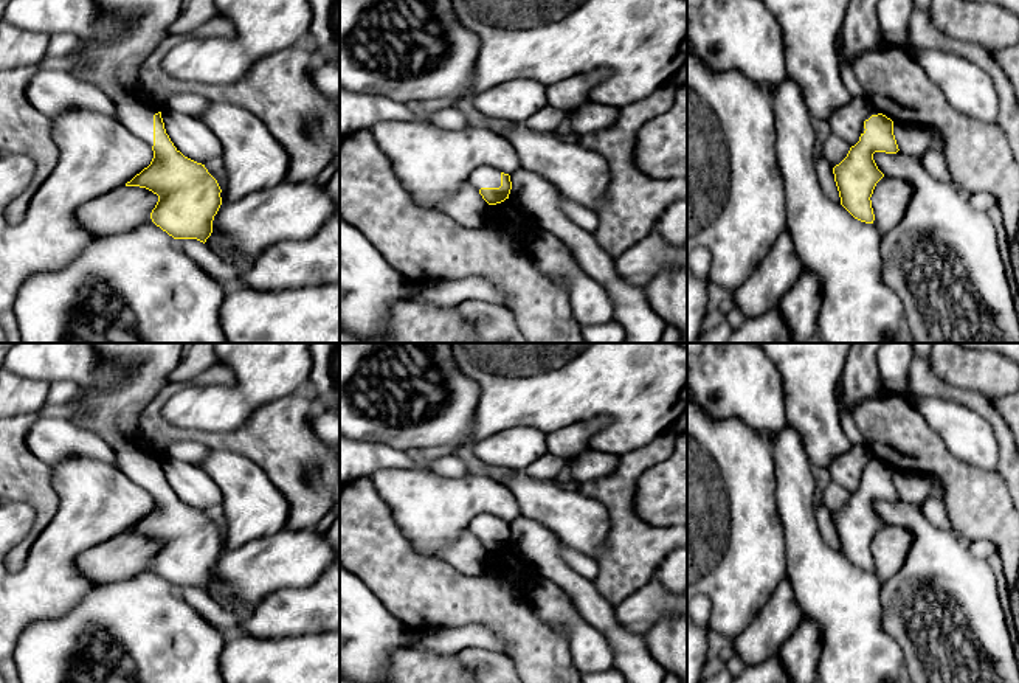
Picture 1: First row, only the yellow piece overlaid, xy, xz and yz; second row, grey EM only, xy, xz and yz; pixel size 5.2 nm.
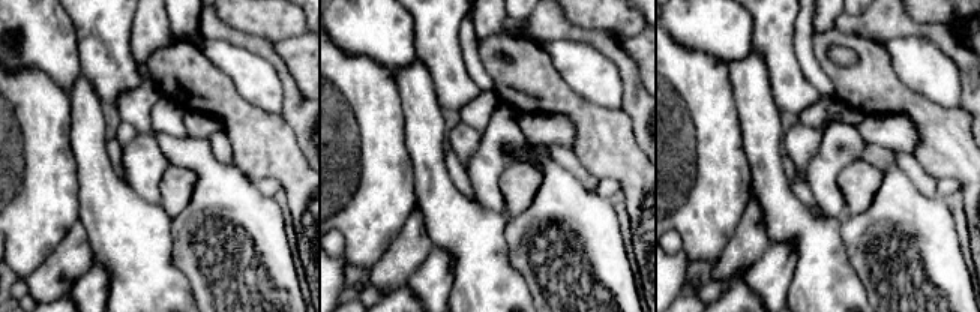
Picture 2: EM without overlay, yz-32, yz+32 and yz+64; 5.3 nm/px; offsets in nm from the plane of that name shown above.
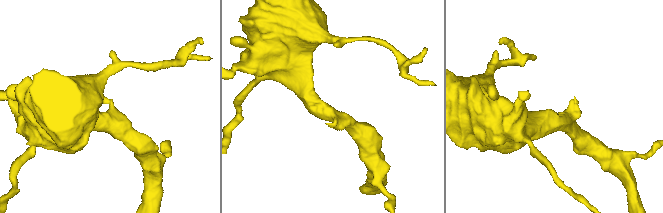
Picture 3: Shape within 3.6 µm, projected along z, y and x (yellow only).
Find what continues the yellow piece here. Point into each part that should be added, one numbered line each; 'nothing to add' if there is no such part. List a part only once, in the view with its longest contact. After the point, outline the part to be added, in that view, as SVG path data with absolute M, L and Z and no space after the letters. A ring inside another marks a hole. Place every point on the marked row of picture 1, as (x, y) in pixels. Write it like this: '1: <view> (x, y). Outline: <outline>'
nothing to add

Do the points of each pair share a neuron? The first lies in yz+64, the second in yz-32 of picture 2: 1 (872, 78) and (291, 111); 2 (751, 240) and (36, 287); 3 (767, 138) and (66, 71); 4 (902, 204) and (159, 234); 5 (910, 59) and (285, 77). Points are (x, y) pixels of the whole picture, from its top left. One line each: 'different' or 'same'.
1: different
2: same
3: different
4: different
5: different

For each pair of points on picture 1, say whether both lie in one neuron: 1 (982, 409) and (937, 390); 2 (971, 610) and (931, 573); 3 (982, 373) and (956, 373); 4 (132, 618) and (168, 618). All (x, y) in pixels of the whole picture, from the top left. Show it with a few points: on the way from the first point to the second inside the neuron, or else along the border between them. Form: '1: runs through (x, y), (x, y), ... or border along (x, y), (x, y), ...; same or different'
1: runs through (971, 399), (948, 391); same
2: runs through (962, 604), (940, 582); same
3: runs through (976, 373), (962, 373); same
4: runs through (141, 618), (158, 618); same

